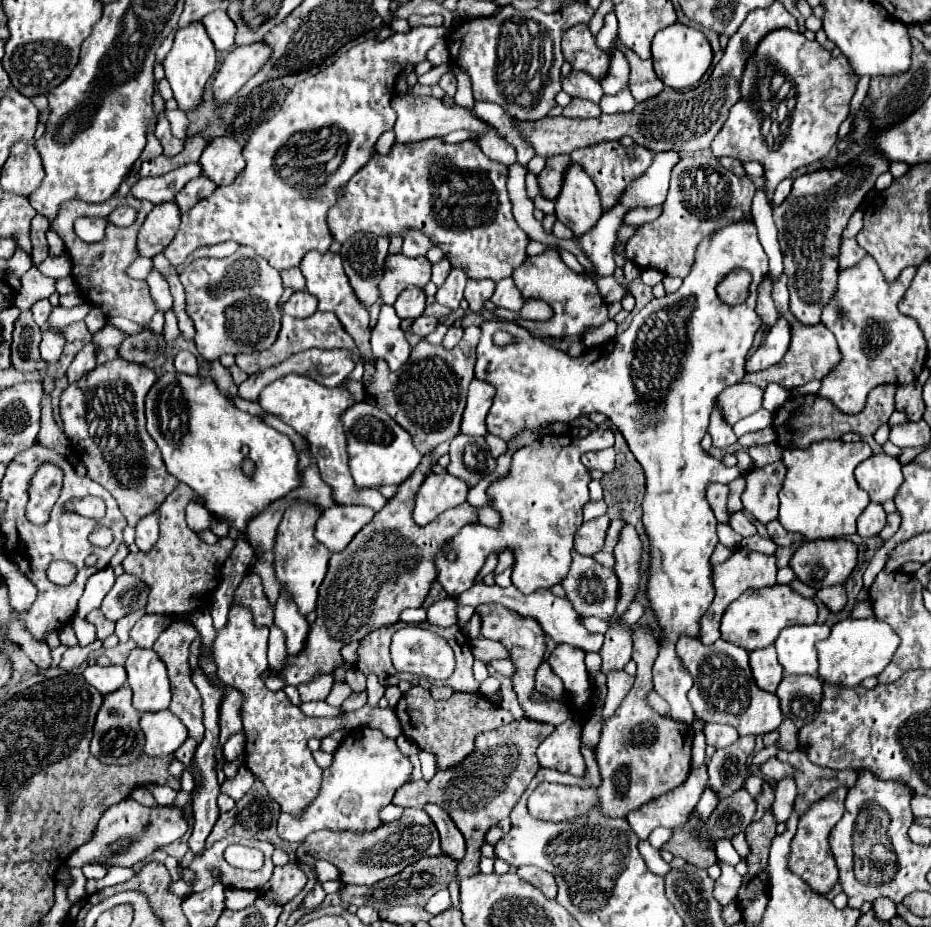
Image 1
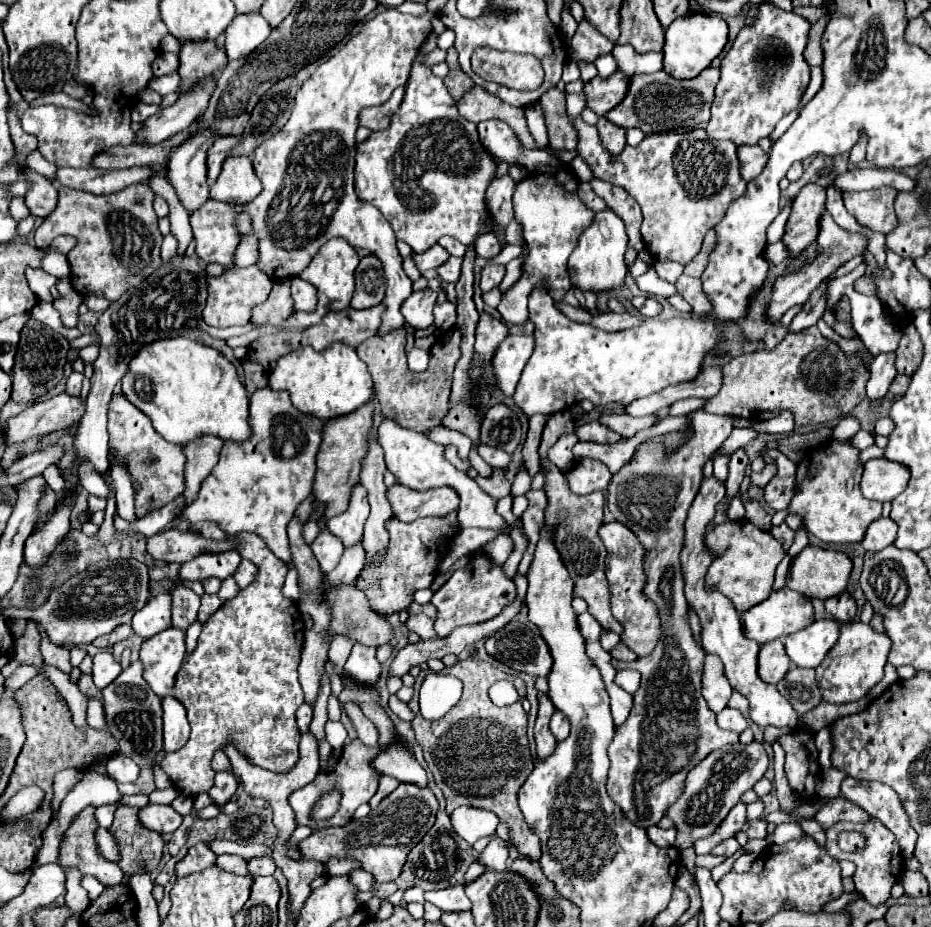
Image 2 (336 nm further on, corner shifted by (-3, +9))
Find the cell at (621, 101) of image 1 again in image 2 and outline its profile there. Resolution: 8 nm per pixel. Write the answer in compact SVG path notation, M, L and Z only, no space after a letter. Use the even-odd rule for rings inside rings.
M611 54L597 58L597 60L595 60L595 66L597 66L597 70L599 70L599 76L601 76L601 78L613 76L613 72L617 70L617 62L613 60L613 56L611 56Z

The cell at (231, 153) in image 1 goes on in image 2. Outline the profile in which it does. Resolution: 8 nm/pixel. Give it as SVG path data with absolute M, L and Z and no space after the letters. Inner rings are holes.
M229 156L223 162L223 170L217 182L211 186L211 198L231 204L251 202L261 190L261 182L255 176L251 158Z

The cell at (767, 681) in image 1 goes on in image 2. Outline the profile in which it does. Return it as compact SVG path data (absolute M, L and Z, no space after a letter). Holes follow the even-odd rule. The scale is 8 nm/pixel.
M771 640L759 650L759 676L765 682L777 684L789 670L791 662L785 654L785 646L781 640Z

